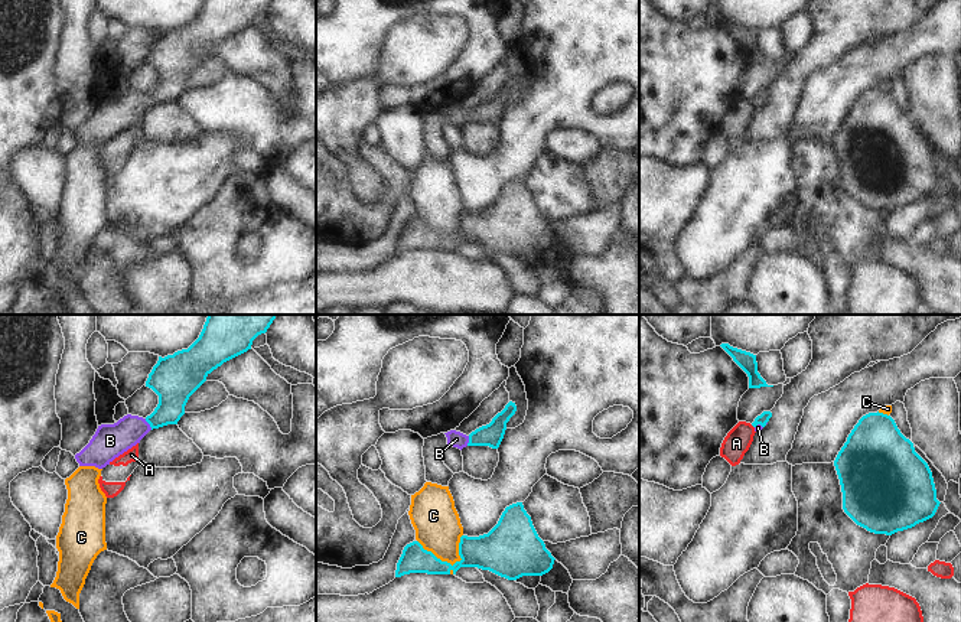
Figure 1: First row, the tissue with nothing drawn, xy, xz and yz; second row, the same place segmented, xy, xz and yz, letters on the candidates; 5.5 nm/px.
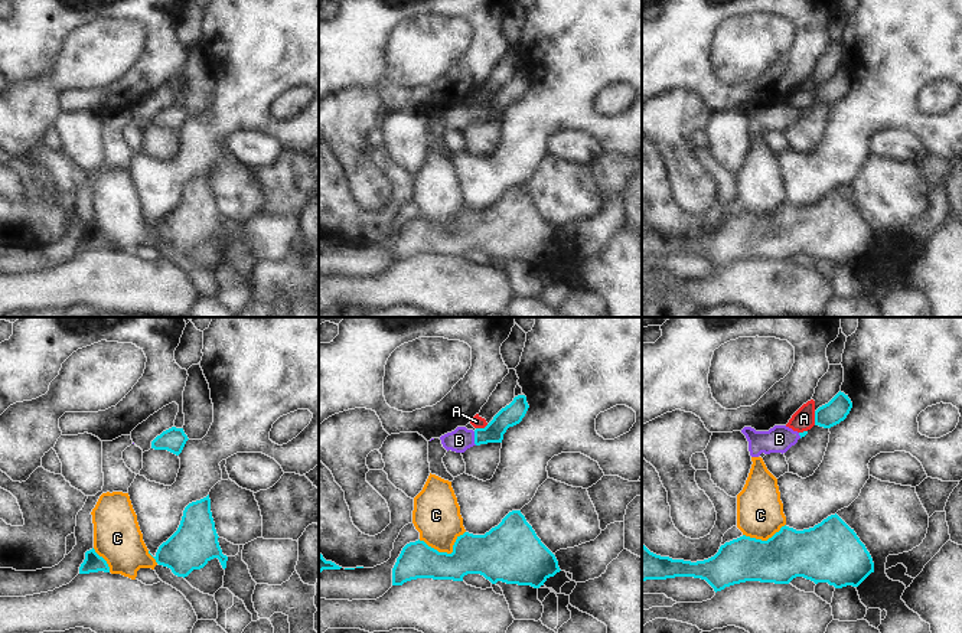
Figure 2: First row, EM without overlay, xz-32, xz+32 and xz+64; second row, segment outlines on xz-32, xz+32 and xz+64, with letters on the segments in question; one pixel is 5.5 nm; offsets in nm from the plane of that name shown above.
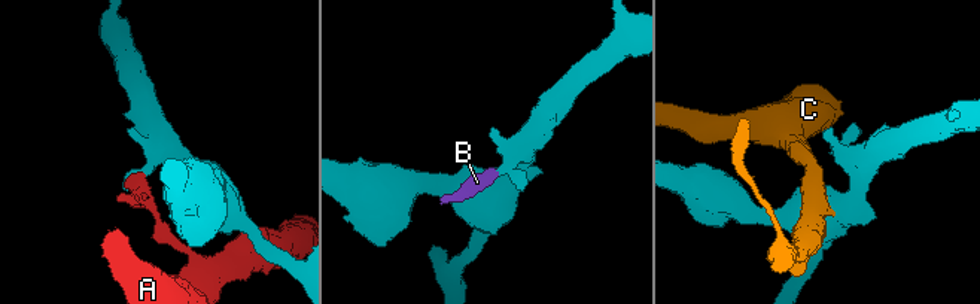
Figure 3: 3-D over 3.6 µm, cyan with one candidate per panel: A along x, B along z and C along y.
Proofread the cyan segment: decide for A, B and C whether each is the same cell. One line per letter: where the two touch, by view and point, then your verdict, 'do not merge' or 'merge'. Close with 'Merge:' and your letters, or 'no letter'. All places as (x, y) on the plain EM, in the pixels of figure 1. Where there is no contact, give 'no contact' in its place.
A: no contact; do not merge
B: contact xy (149, 100); merge
C: contact xz (439, 235); do not merge
Merge: B

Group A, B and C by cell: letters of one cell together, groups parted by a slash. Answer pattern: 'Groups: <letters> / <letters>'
Groups: A / B / C

